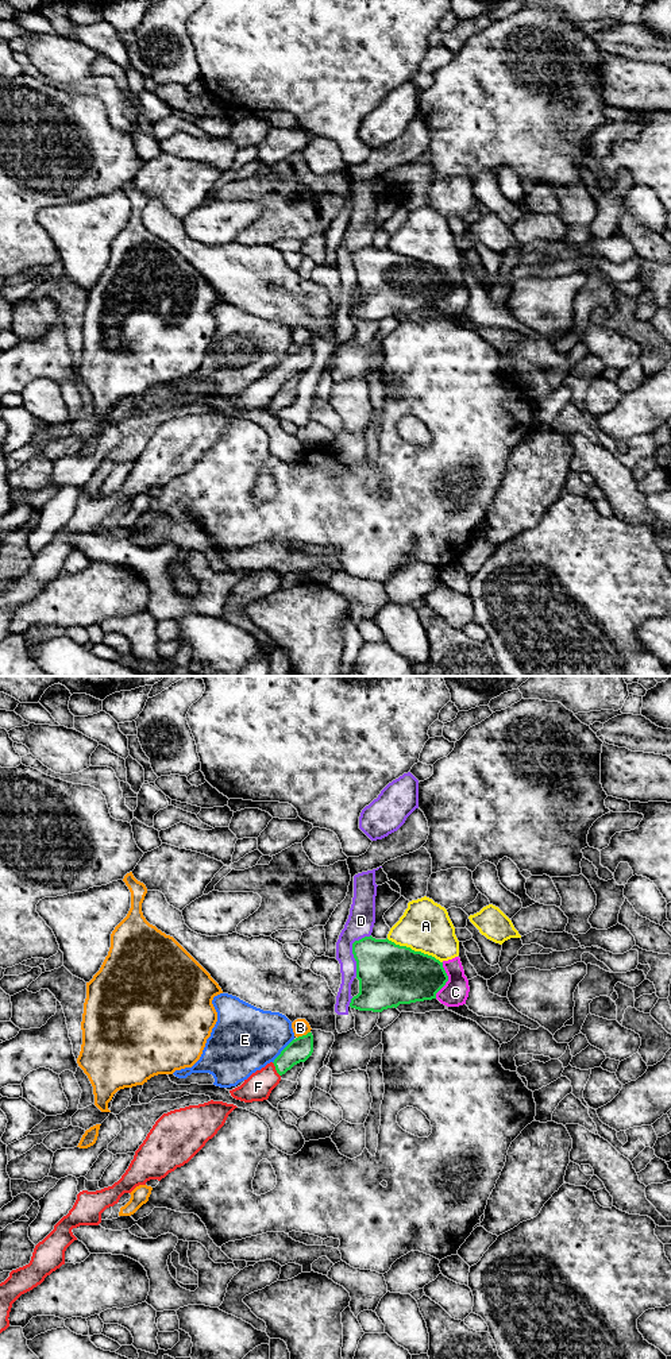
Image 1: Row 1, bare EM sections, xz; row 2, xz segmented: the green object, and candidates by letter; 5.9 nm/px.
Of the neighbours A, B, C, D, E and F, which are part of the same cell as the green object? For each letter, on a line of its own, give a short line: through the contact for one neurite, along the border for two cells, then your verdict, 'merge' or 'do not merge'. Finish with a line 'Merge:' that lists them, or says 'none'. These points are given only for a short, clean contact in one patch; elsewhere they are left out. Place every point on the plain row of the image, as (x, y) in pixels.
A: do not merge
B: do not merge
C: do not merge
D: do not merge
E: line xz (293, 347), (273, 371); do not merge
F: line xz (299, 359), (276, 378), (258, 396); merge
Merge: F

